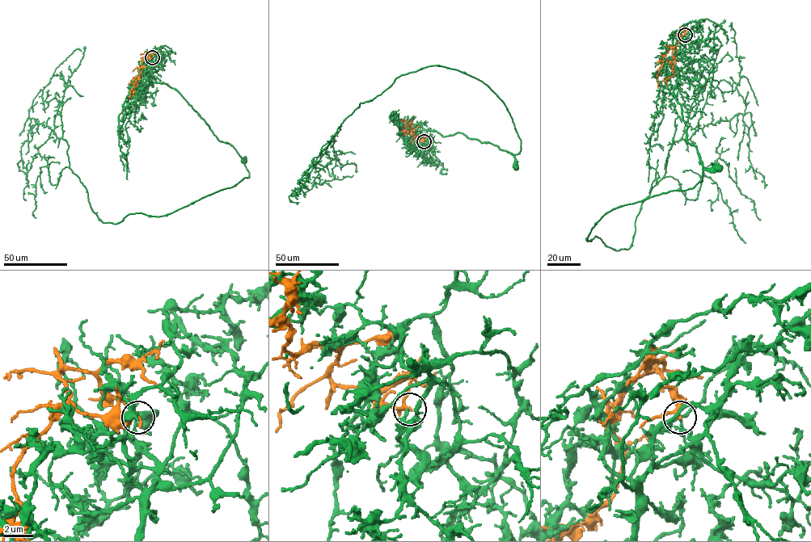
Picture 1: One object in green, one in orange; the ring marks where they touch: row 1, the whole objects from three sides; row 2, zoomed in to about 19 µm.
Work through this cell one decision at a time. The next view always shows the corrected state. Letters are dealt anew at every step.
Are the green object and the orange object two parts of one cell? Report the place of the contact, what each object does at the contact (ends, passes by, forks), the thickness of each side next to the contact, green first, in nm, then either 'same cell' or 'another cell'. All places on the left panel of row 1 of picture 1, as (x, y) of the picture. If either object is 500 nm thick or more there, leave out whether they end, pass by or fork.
at (152, 57); green ends there; orange passes by; 170 nm thick on the green side, 200 nm on the other; another cell

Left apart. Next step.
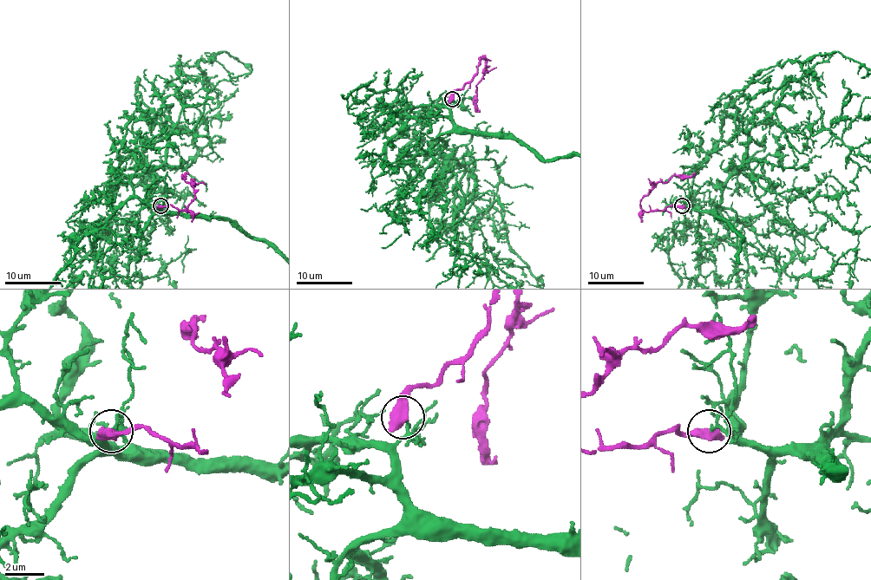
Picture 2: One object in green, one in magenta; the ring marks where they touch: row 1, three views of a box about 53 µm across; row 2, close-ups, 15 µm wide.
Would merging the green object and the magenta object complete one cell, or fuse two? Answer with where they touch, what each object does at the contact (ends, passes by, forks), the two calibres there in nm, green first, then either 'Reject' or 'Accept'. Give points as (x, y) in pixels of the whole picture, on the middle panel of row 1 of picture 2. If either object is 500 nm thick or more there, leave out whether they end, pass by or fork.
Place: (452, 99). Thickness 180 nm (green) against 700 nm. Reject

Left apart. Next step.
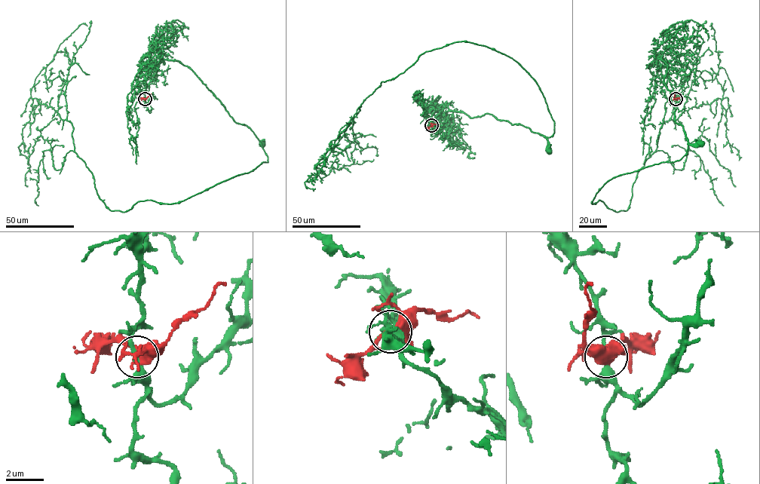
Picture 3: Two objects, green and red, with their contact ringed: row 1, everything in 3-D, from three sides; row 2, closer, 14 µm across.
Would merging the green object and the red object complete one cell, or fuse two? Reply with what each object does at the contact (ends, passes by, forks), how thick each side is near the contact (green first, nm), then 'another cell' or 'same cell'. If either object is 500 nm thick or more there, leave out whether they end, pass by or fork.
240 nm thick on the green side, 500 nm on the other; another cell

